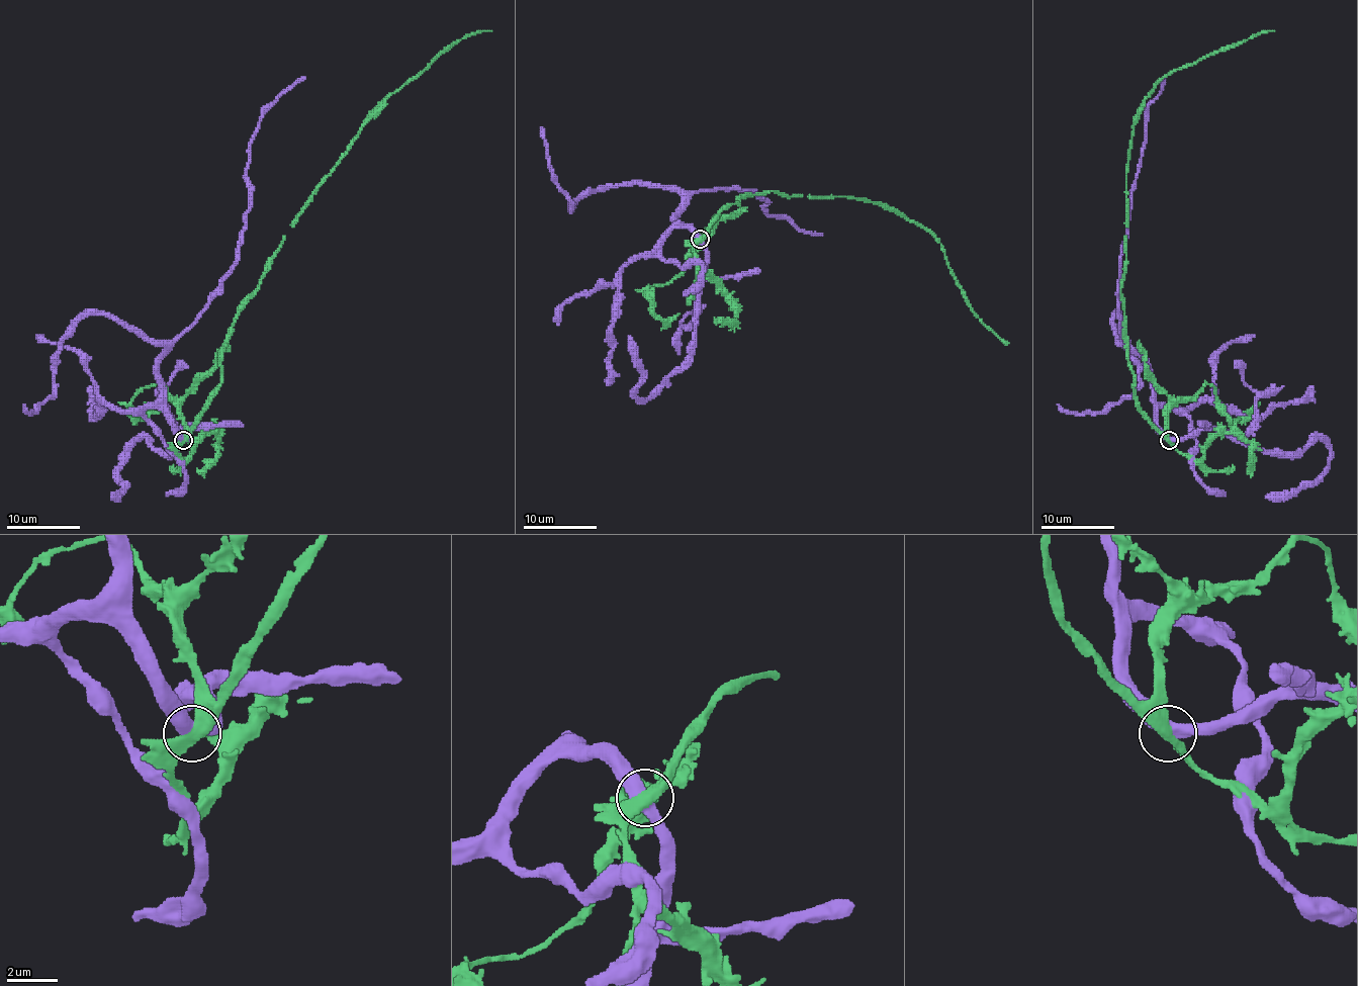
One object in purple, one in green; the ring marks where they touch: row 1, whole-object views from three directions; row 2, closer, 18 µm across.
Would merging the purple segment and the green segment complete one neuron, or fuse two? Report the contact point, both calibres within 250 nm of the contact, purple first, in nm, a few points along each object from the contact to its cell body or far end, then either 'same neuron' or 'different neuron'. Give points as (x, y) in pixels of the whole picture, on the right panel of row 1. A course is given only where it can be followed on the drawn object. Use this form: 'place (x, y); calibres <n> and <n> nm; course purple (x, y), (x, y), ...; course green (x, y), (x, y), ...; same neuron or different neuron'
place (1169, 440); calibres 480 and 480 nm; course purple (1168, 441), (1156, 419), (1148, 364), (1122, 338), (1118, 307), (1145, 107), (1165, 77); course green (1168, 441), (1139, 410), (1120, 287), (1126, 261), (1126, 166), (1134, 118), (1152, 89), (1174, 69), (1272, 30); different neuron

